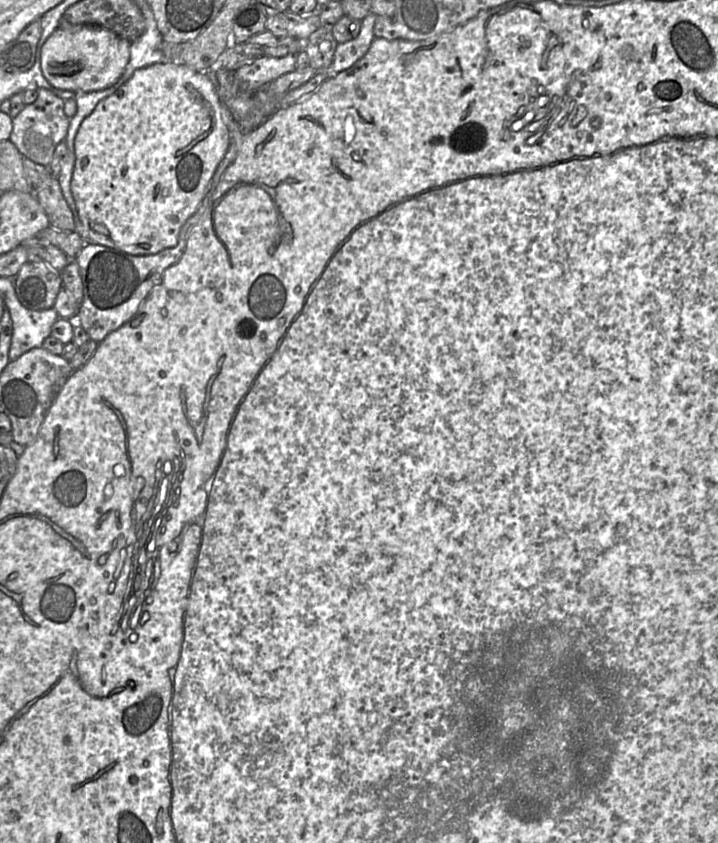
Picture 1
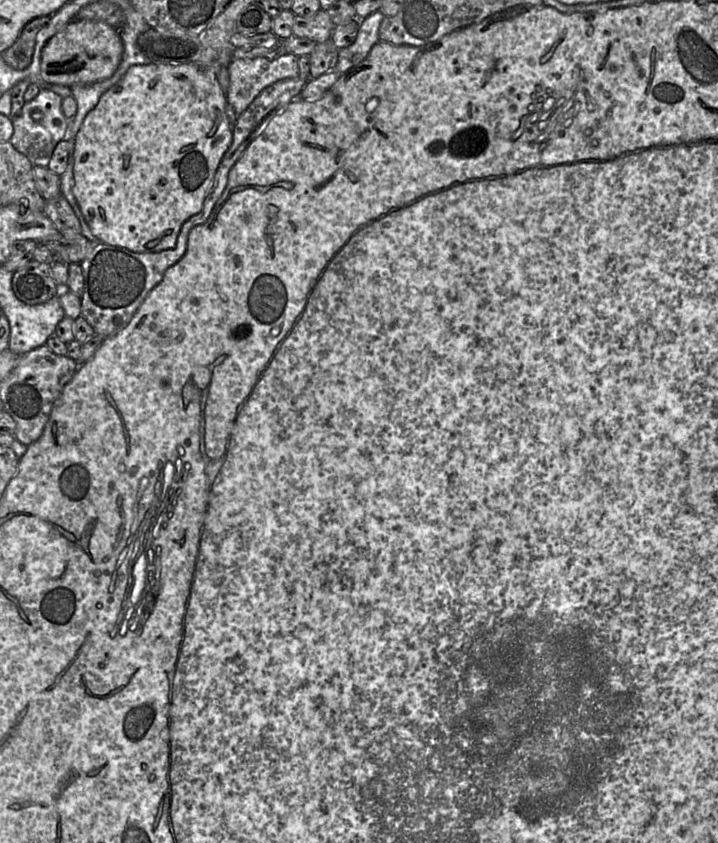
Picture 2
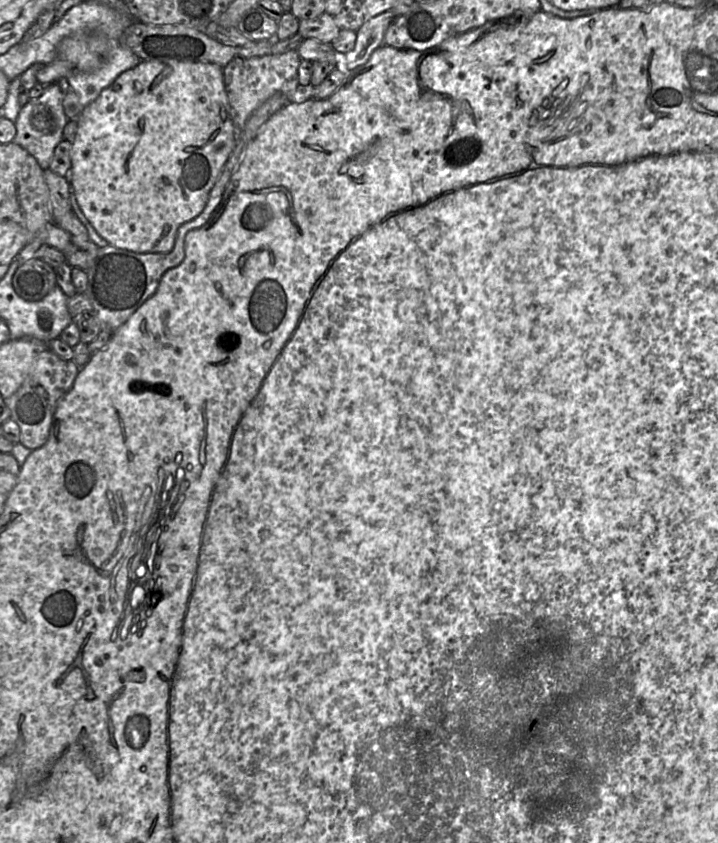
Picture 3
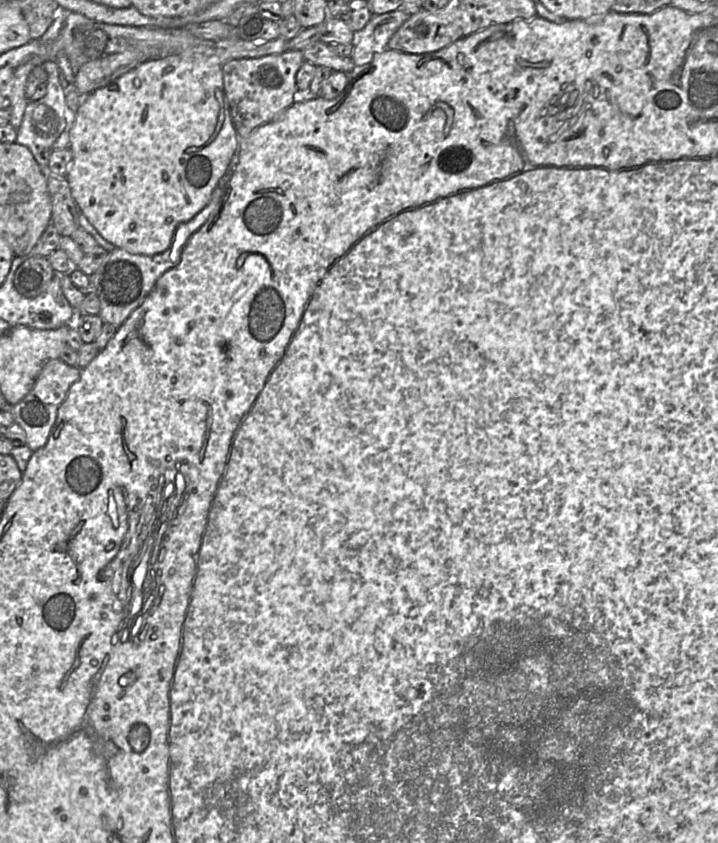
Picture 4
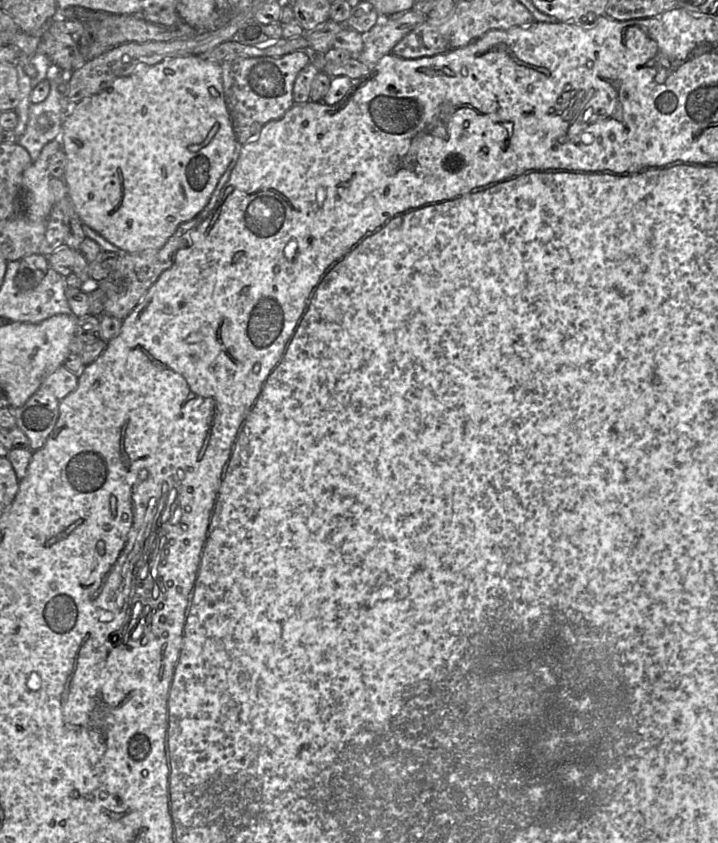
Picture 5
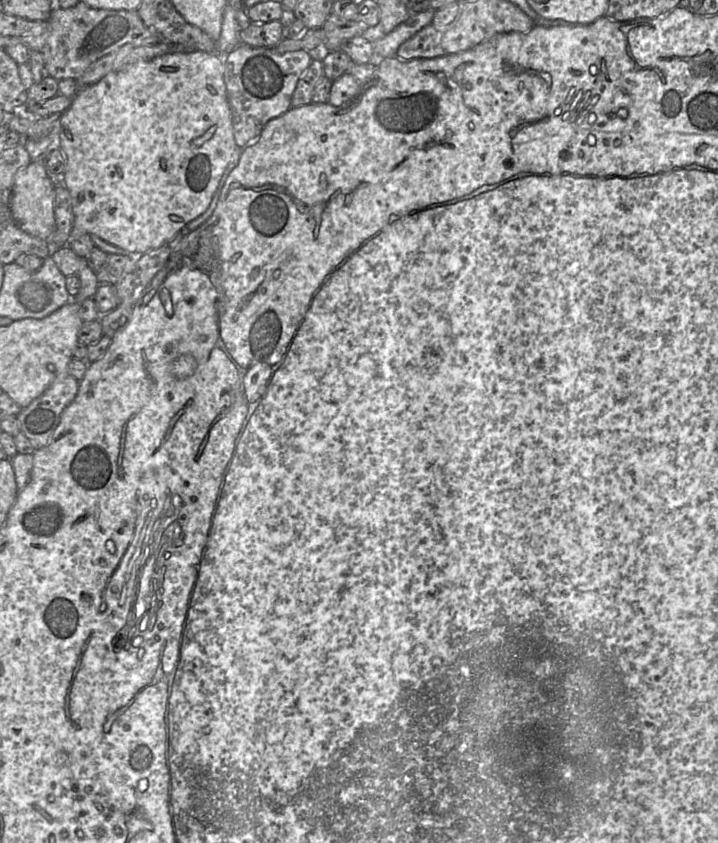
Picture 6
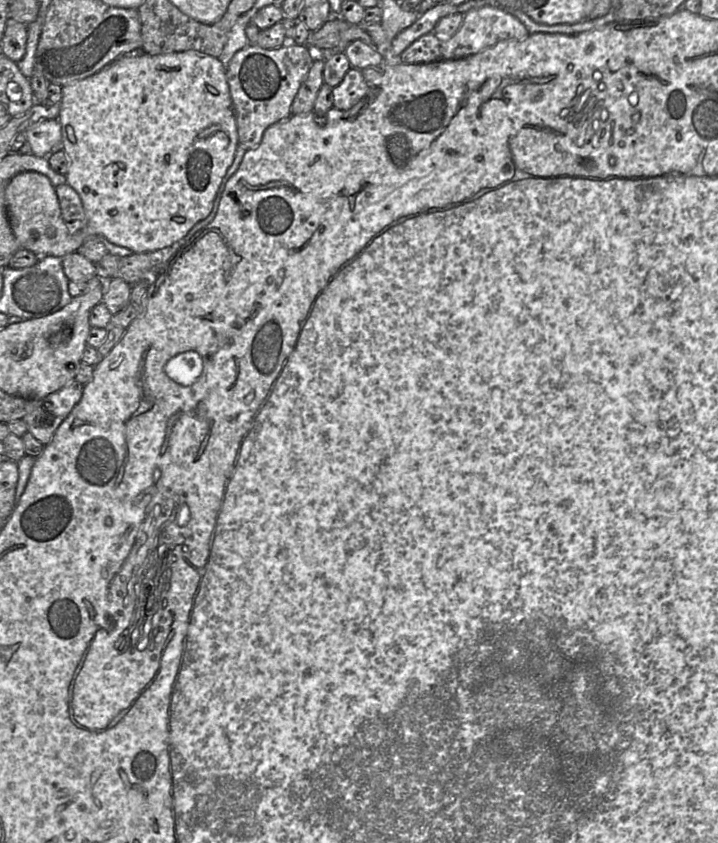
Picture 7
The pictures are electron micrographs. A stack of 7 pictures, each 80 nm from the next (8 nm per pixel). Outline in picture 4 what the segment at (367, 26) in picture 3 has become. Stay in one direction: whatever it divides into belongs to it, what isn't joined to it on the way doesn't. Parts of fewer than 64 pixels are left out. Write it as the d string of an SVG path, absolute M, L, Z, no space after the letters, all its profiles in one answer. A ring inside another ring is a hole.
M400 9L381 15L373 15L366 26L355 33L351 59L355 66L371 63L377 53L388 49L387 45L393 34L409 18Z

